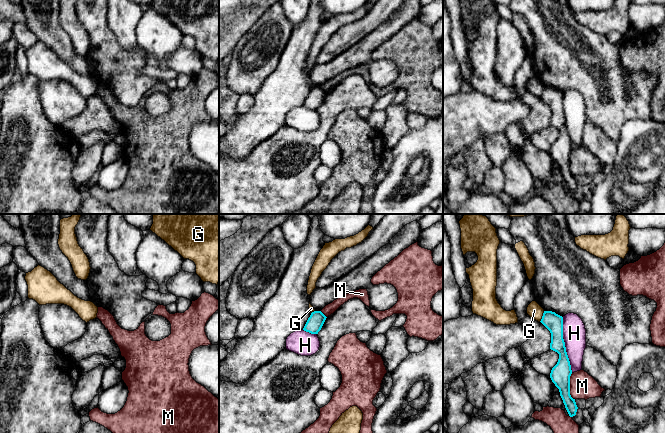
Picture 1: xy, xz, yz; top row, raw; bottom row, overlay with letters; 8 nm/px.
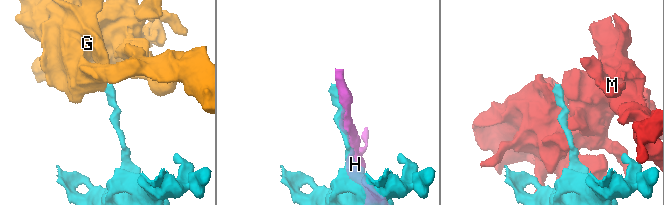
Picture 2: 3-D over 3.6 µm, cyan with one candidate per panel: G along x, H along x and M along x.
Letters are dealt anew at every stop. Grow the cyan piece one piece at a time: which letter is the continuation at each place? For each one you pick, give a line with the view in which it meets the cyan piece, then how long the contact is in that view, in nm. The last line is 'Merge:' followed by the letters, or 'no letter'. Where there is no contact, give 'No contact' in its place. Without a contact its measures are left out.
Merge: no letter

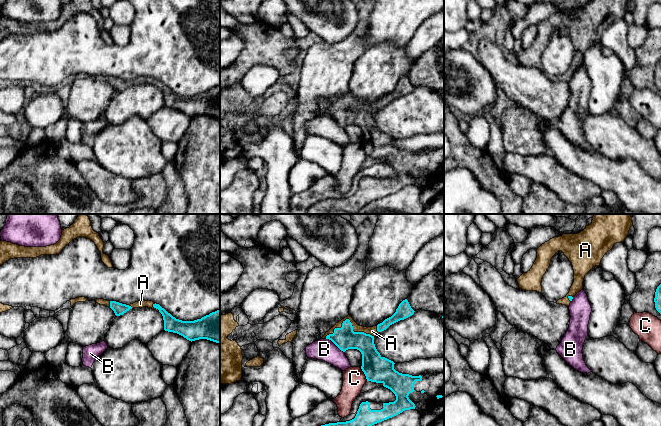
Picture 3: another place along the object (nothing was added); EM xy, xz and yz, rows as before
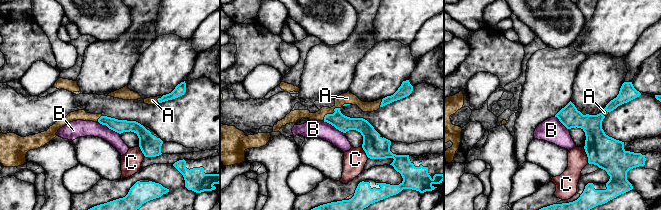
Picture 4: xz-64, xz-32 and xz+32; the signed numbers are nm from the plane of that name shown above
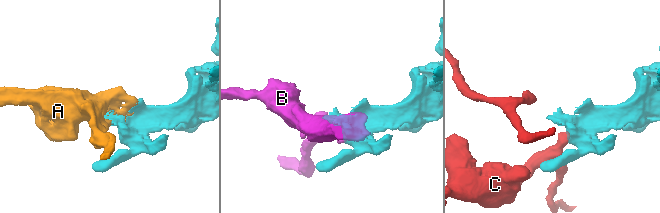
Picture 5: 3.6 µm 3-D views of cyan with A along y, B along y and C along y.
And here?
A: Touches cyan in xz. Shared border 400 nm
Merge: A

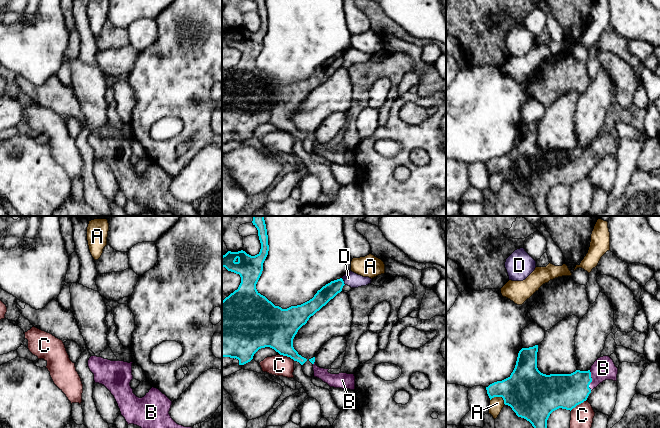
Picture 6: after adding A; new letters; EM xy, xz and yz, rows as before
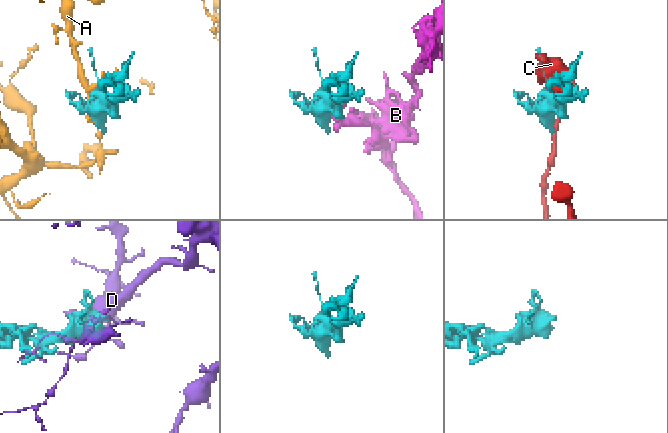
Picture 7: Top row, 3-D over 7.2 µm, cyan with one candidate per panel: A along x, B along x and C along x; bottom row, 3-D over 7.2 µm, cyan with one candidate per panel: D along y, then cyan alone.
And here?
B: Touches cyan in yz. Shared border 170 nm
Merge: B

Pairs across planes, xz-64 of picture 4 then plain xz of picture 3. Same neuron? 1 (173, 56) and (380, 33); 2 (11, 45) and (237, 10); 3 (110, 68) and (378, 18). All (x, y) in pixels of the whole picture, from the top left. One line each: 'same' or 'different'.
1: different
2: different
3: different

